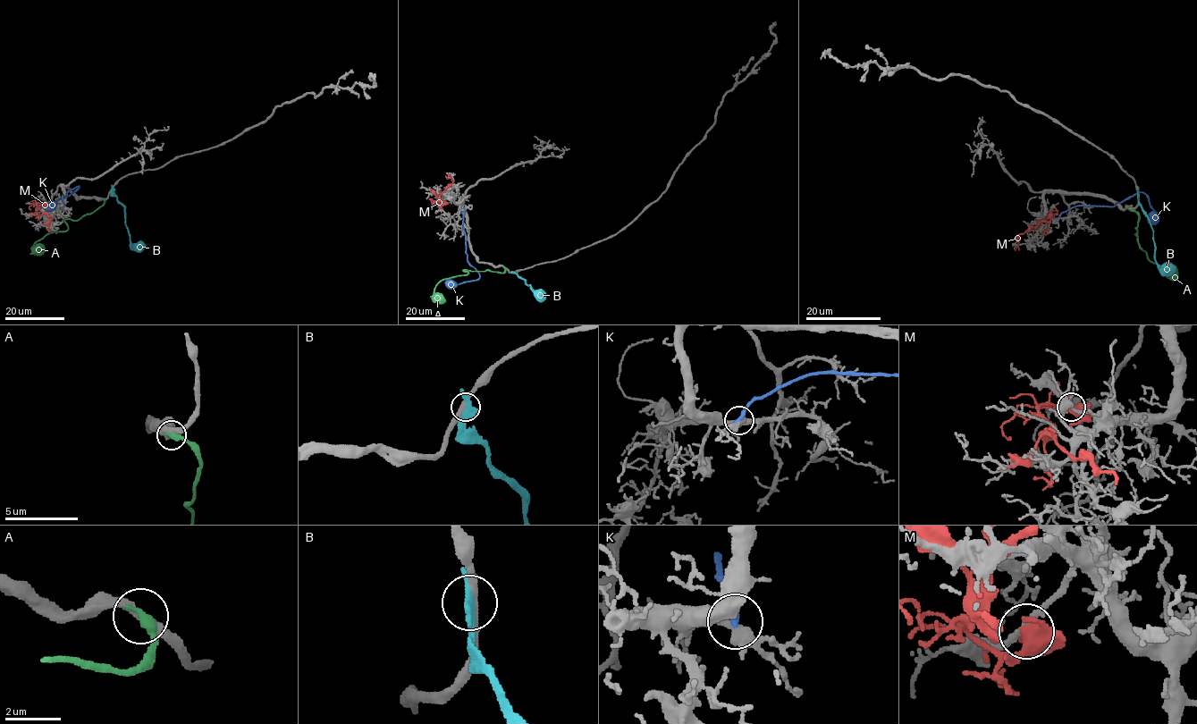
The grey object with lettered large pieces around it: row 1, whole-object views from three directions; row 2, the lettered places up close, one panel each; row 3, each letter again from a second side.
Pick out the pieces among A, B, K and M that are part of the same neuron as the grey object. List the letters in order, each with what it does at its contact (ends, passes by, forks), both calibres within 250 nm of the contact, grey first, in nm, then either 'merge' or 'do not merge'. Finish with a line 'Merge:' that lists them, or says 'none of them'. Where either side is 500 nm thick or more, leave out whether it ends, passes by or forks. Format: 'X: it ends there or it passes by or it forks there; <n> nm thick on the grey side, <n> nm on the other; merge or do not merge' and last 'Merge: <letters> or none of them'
A: it ends there; 360 nm thick on the grey side, 420 nm on the other; merge
B: it passes by; 320 nm thick on the grey side, 300 nm on the other; do not merge
K: it ends there; 360 nm thick on the grey side, 280 nm on the other; do not merge
M: 200 nm thick on the grey side, 500 nm on the other; do not merge
Merge: A

